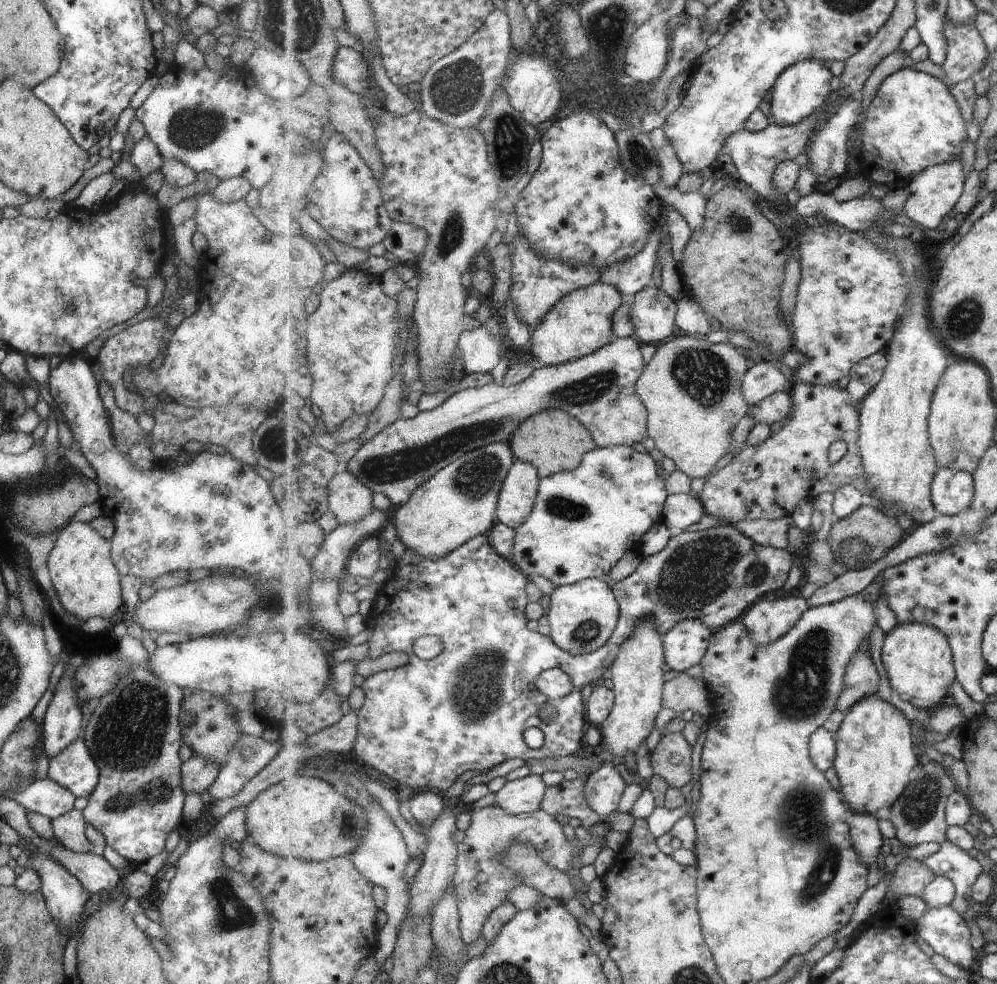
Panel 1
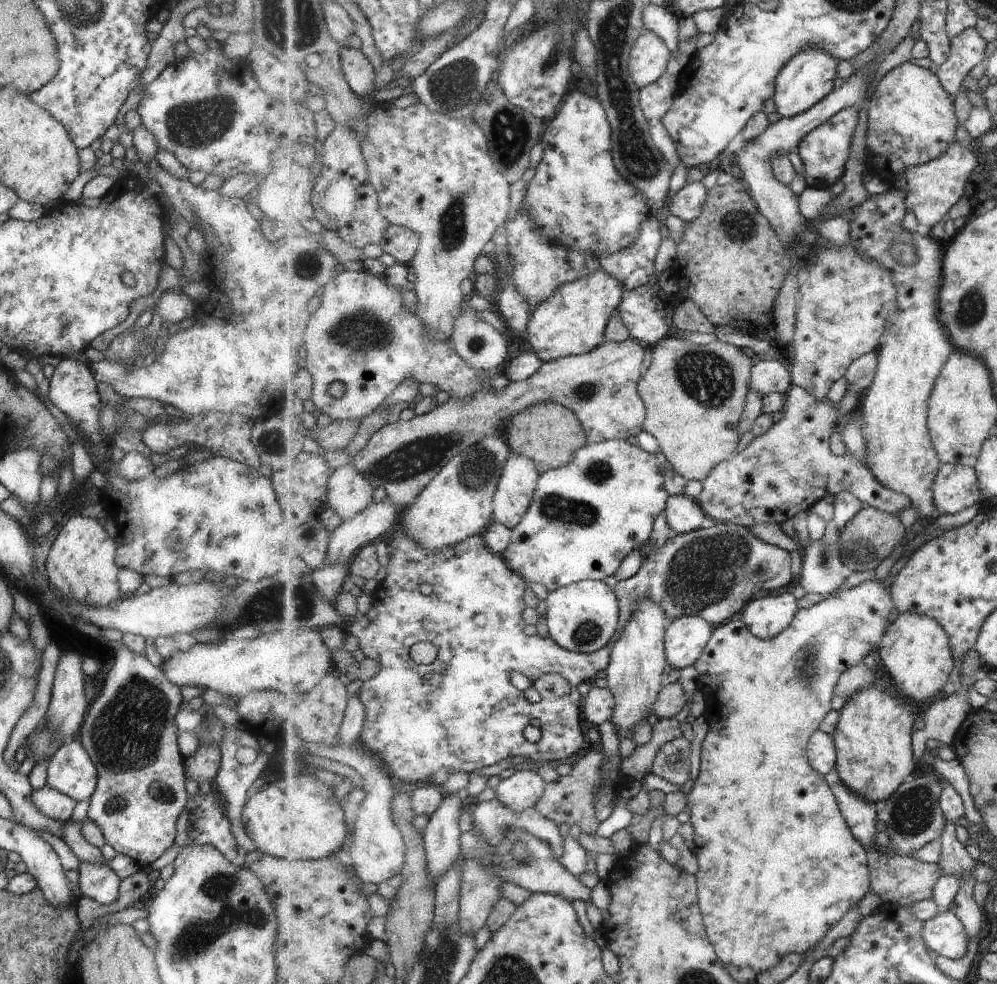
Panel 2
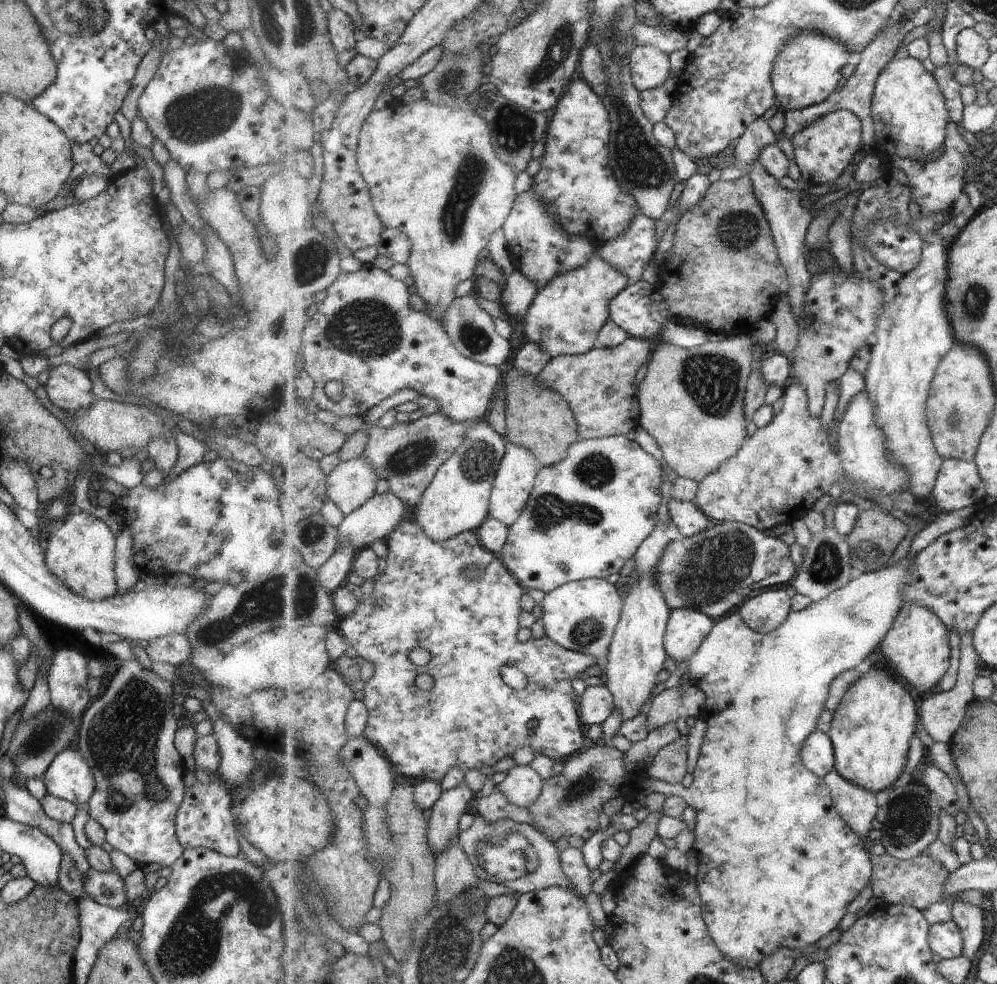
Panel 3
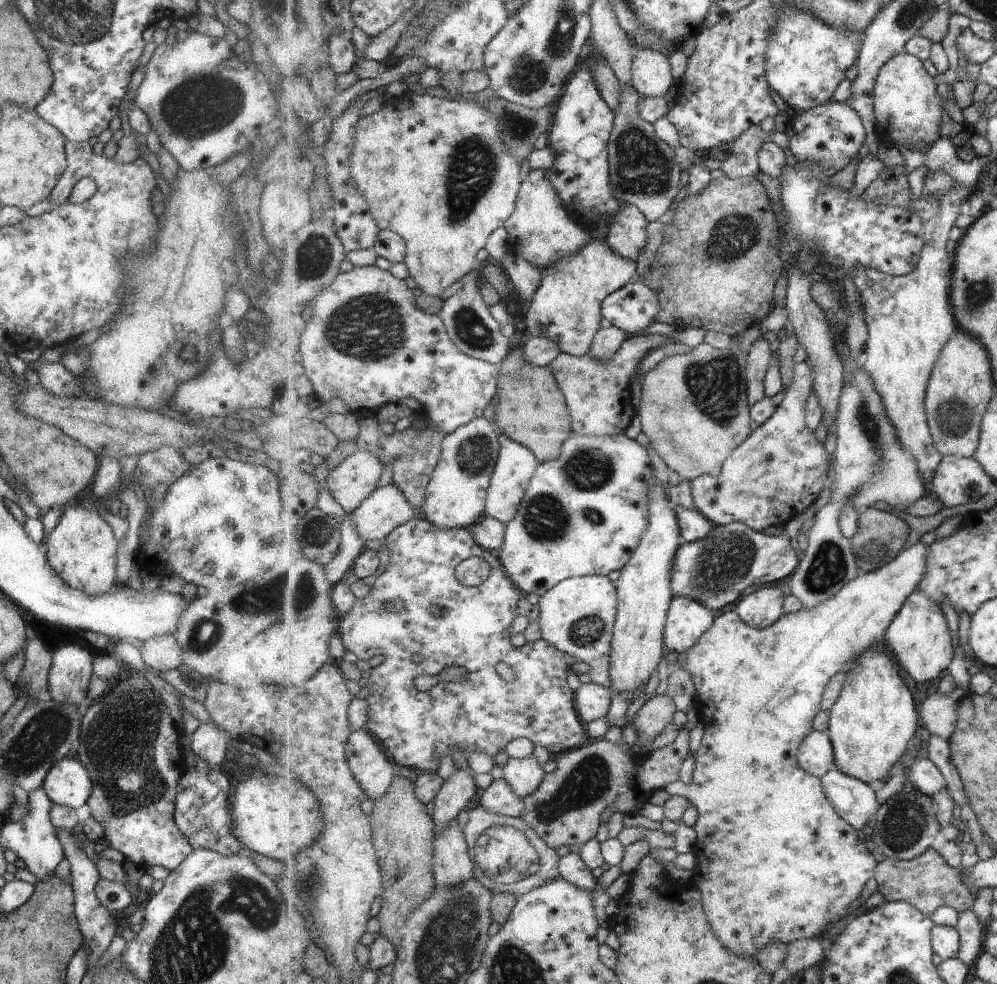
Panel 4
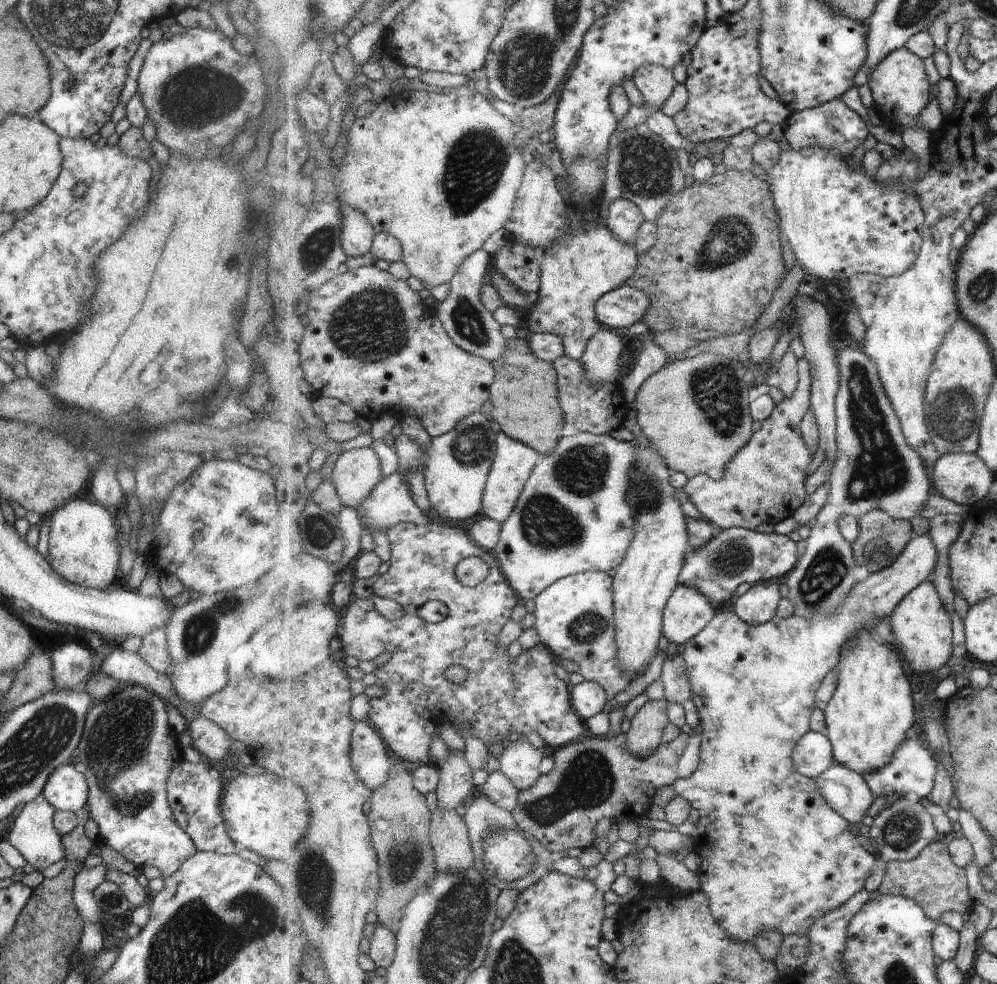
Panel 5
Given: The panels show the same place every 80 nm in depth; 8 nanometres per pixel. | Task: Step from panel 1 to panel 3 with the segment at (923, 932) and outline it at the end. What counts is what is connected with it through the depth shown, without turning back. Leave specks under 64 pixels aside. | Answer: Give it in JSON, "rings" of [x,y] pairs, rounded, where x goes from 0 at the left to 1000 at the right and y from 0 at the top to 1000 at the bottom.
{"rings":[[[954,935],[933,941],[933,962],[944,975],[957,975],[967,970],[967,955],[962,940]]]}

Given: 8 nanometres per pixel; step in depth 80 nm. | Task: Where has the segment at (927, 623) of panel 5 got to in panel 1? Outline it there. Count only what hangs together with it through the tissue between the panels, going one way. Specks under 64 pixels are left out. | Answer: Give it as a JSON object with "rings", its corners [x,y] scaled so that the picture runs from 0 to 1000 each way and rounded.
{"rings":[[[930,633],[899,635],[889,644],[884,673],[891,694],[903,709],[910,711],[922,722],[928,722],[931,726],[938,724],[940,717],[954,706],[953,699],[960,693],[957,663],[953,650],[946,641]]]}

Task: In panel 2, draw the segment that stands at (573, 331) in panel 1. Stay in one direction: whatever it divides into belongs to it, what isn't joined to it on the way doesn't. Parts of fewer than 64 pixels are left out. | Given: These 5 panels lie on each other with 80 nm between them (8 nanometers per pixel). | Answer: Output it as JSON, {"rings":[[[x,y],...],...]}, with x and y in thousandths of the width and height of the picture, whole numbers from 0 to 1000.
{"rings":[[[602,272],[592,282],[569,288],[562,292],[547,308],[542,308],[532,320],[528,346],[547,369],[570,363],[584,361],[602,353],[608,346],[608,333],[617,317],[624,311],[627,293],[618,283],[611,280]]]}

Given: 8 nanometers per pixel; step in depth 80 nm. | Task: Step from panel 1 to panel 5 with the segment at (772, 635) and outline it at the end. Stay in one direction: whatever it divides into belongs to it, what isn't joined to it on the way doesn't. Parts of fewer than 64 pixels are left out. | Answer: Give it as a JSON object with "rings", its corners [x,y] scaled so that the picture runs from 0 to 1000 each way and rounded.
{"rings":[[[761,591],[754,595],[746,605],[735,608],[731,617],[735,618],[749,634],[764,635],[778,627],[781,612],[781,593]]]}

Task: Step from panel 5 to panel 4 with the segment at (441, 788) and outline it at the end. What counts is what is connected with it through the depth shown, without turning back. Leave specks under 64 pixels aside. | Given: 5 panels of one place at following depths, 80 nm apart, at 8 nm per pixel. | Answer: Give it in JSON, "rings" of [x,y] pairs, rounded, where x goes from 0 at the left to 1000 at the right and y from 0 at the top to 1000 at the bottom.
{"rings":[[[459,783],[449,794],[446,794],[434,815],[435,821],[432,828],[436,837],[434,847],[441,847],[458,833],[460,825],[470,819],[478,804],[476,792],[465,783]]]}

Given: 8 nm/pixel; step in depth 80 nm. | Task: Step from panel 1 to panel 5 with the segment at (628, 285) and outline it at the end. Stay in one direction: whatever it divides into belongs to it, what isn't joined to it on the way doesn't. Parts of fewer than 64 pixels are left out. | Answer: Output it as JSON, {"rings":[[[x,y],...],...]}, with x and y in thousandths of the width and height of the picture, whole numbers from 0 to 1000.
{"rings":[[[616,202],[611,206],[608,228],[616,239],[636,248],[641,230],[647,226],[646,217],[639,207],[631,202]]]}

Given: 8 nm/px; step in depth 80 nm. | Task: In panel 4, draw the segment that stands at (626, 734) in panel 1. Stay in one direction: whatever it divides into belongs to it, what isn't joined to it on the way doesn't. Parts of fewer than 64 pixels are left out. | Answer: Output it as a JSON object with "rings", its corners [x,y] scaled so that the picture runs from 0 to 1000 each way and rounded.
{"rings":[[[658,487],[658,492],[652,497],[652,535],[617,591],[621,612],[612,679],[613,700],[617,704],[624,706],[645,702],[665,671],[669,625],[677,607],[673,598],[676,567],[685,551],[675,511],[665,502]]]}

